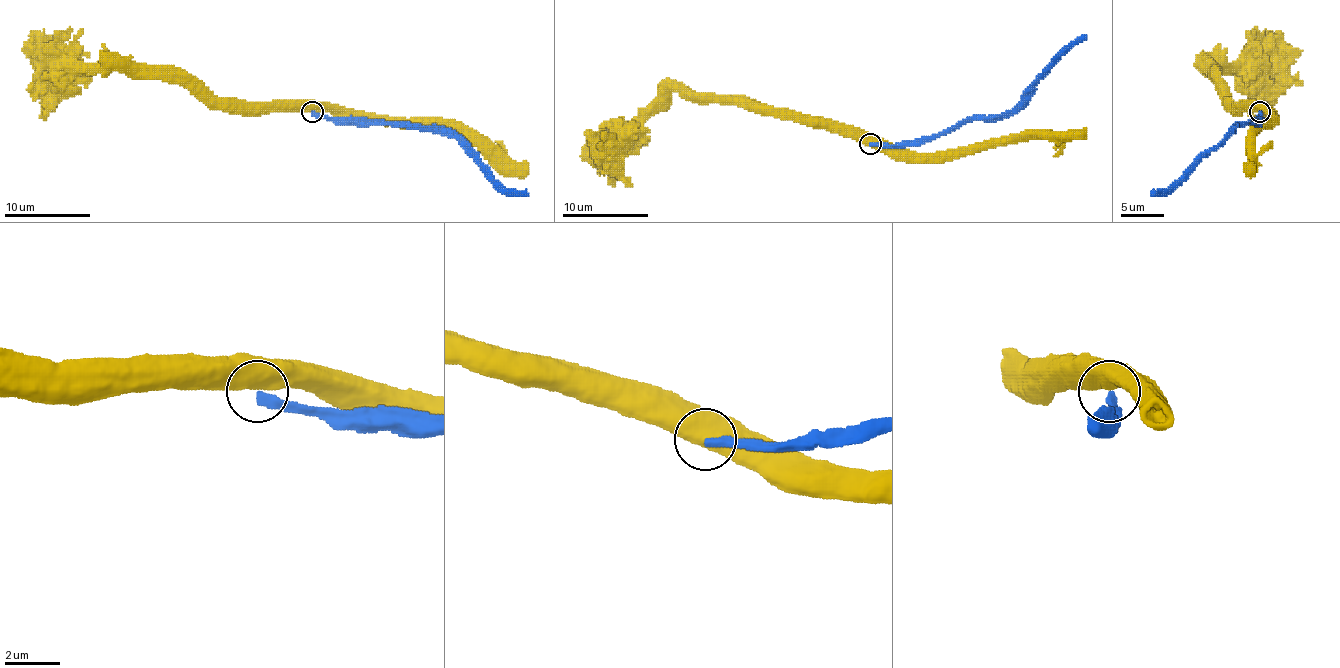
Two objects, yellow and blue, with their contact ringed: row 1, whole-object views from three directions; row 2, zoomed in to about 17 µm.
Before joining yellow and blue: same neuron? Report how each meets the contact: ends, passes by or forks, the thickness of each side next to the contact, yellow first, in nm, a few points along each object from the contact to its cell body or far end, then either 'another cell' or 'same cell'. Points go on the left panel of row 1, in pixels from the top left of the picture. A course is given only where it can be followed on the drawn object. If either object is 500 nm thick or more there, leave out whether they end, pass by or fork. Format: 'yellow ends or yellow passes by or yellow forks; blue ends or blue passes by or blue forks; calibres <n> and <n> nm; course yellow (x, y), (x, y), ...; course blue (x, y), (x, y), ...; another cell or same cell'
calibres 750 and 320 nm; course yellow (312, 111), (249, 111), (199, 98), (178, 83), (128, 76), (115, 66), (63, 72), (61, 76), (74, 83); course blue (312, 111), (329, 118), (444, 126), (495, 180), (506, 189), (528, 195); another cell

